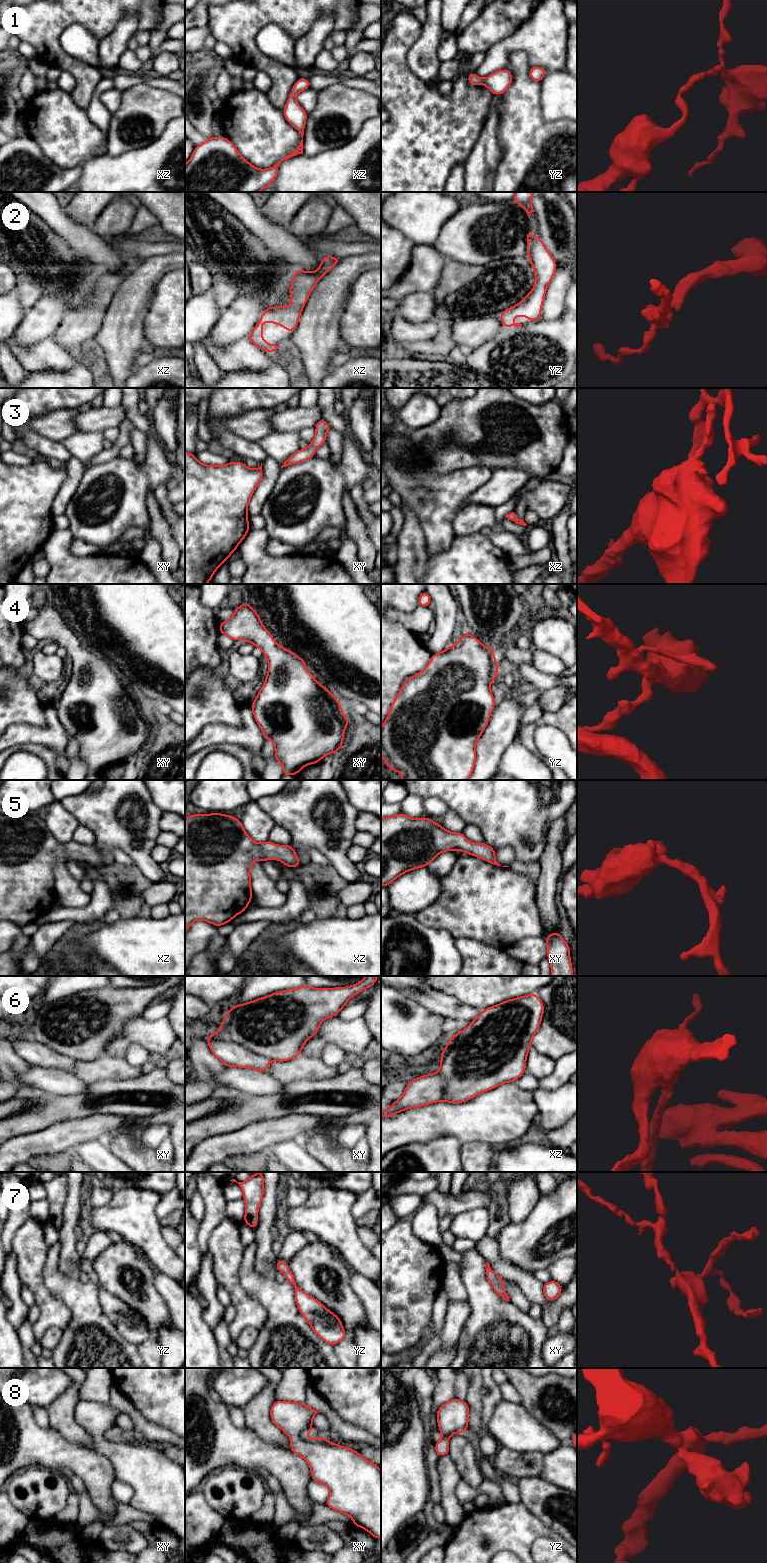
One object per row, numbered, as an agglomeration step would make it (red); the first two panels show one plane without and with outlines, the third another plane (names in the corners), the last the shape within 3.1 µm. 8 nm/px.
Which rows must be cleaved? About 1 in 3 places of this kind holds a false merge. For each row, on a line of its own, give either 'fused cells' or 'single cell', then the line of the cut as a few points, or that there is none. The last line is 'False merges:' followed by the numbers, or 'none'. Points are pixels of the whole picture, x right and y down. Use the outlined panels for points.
1: single cell | no cut
2: single cell | no cut
3: single cell | no cut
4: single cell | no cut
5: single cell | no cut
6: single cell | no cut
7: single cell | no cut
8: single cell | no cut
False merges: none

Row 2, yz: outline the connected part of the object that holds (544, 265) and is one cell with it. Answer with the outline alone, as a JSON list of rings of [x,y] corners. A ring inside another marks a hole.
[[[529,231],[526,242],[527,257],[534,269],[535,284],[523,300],[499,314],[505,328],[522,326],[521,323],[513,321],[512,314],[518,317],[526,316],[530,318],[531,320],[528,323],[540,320],[547,286],[554,277],[557,268],[554,258],[543,244],[540,235],[533,236]]]

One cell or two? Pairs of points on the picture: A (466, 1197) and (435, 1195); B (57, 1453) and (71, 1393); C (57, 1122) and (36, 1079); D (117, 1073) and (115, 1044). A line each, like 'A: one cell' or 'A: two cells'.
A: one cell
B: two cells
C: one cell
D: two cells

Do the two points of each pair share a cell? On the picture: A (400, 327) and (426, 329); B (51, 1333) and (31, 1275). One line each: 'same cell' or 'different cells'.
A: same cell
B: different cells

